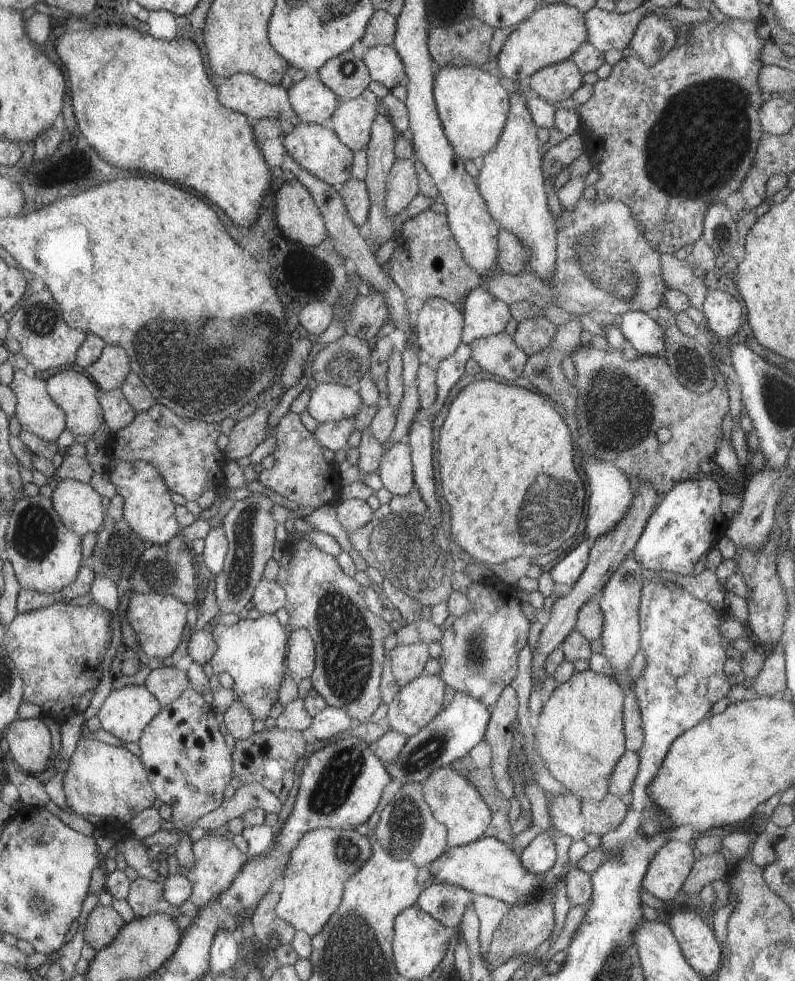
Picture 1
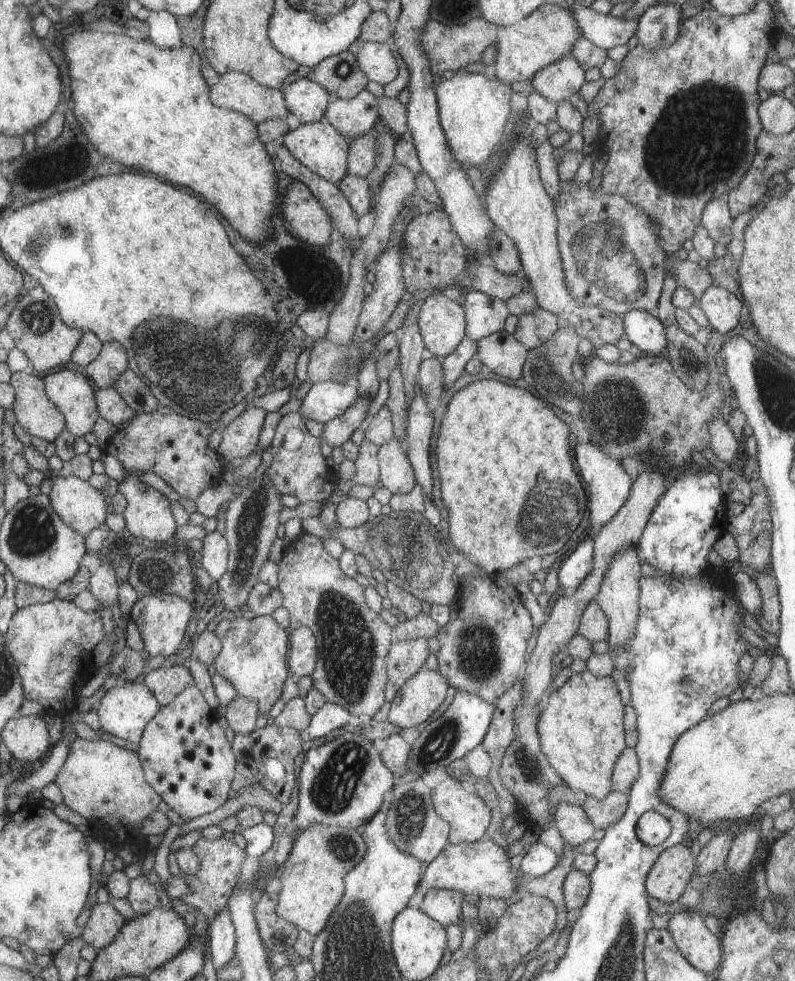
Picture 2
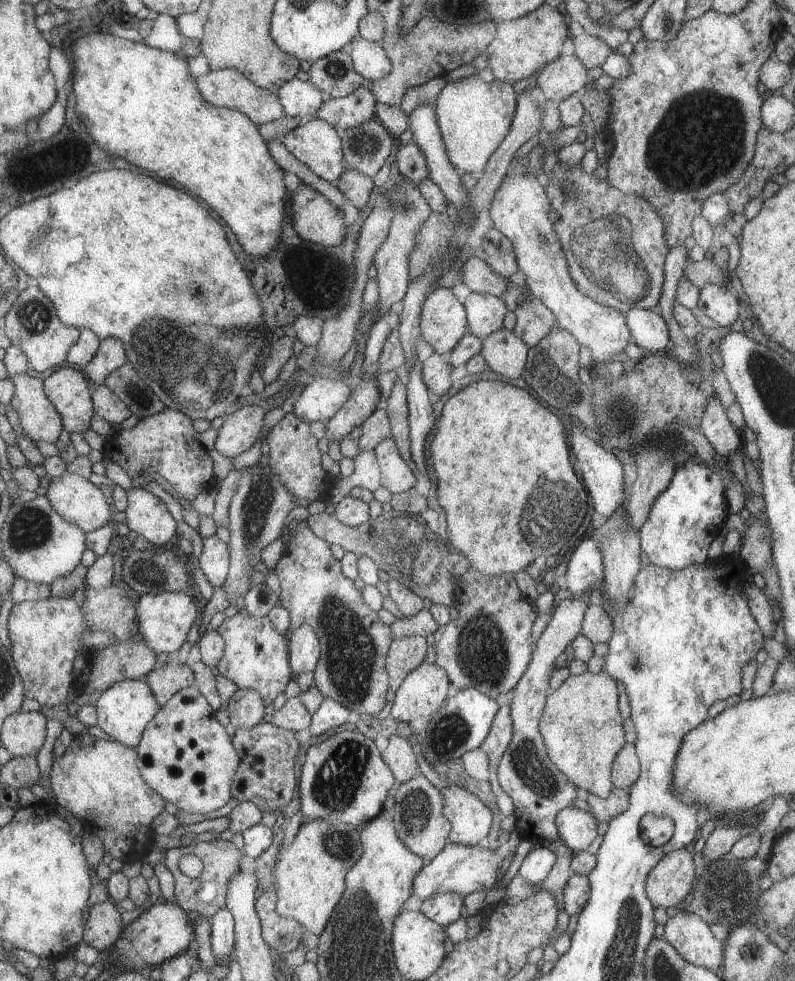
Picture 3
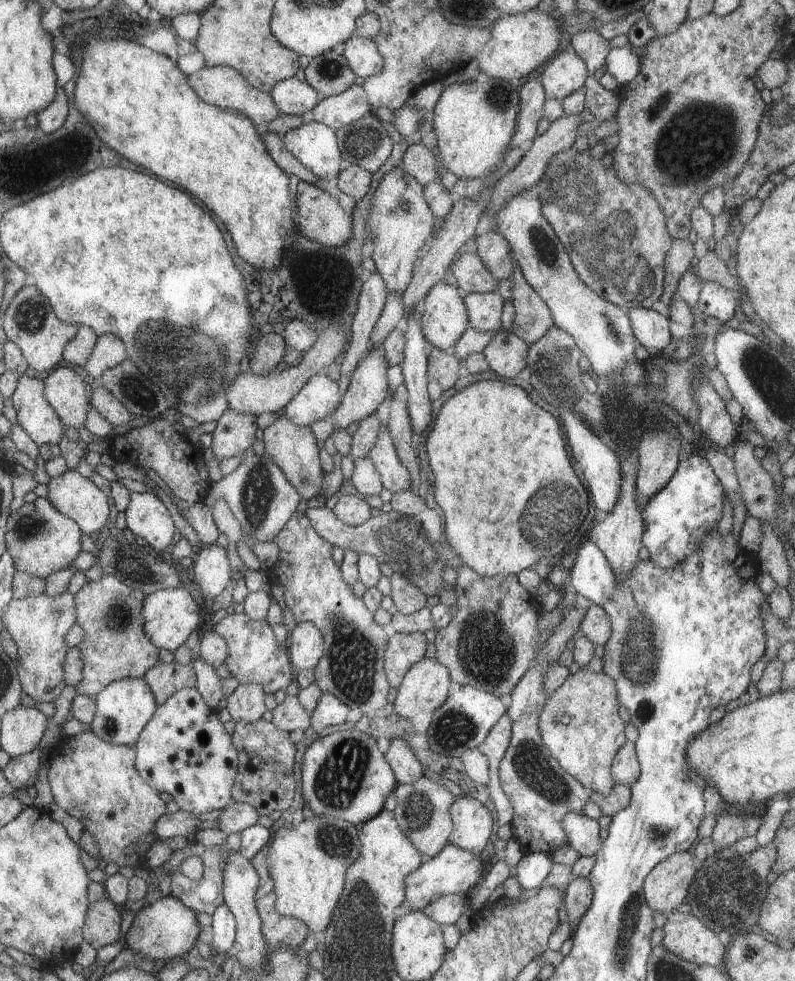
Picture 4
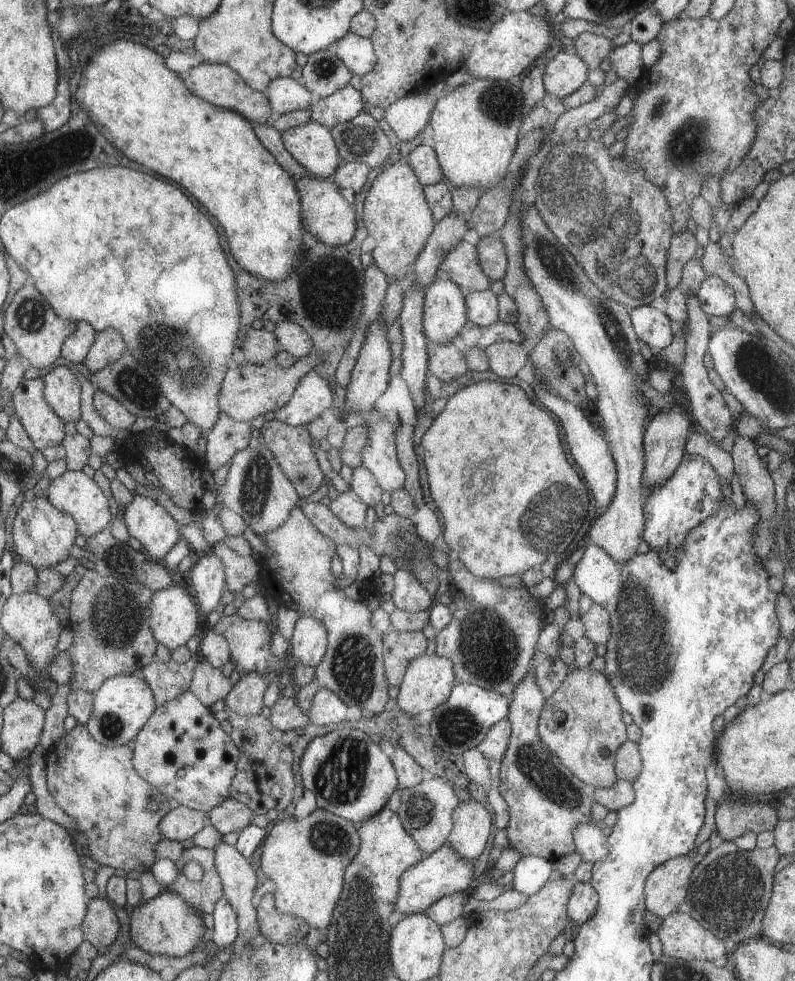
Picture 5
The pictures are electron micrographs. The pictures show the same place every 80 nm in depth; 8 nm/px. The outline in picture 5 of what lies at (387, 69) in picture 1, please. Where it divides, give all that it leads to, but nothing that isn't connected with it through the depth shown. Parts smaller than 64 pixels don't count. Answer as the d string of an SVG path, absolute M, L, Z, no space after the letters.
M349 33L336 42L336 56L344 62L350 73L364 76L376 64L376 54L368 37Z

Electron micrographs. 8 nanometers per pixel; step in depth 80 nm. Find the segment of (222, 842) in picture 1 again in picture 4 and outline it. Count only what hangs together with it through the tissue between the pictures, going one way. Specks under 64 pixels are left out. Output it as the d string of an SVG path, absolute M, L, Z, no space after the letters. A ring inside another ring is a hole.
M202 843L189 844L182 850L176 850L172 854L172 858L165 862L166 868L170 870L170 877L172 878L171 896L182 900L184 906L190 907L196 913L206 913L210 916L215 914L215 911L224 904L223 900L223 867L224 860L228 857L228 846L220 844L220 846L203 846ZM197 857L202 860L203 876L200 880L188 878L182 872L182 863L188 858Z

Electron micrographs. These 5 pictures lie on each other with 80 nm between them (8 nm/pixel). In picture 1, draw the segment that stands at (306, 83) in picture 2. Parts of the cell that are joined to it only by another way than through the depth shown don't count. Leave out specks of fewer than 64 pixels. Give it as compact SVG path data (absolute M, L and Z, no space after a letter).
M306 76L288 90L299 122L327 125L338 107L335 91L317 76Z

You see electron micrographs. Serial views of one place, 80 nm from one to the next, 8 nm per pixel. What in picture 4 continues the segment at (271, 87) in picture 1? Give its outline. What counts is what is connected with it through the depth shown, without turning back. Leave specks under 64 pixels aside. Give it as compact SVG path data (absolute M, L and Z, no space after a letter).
M204 67L194 74L189 74L191 85L198 92L198 96L204 102L211 103L217 107L222 107L230 111L240 111L247 115L256 126L266 126L269 122L275 120L280 115L279 105L272 98L270 93L258 90L244 78L240 71L232 67Z

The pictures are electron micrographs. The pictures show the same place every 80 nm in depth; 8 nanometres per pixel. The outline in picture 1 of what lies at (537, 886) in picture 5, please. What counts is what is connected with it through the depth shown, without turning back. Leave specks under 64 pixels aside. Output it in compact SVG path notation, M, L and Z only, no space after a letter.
M539 831L539 834L524 848L519 857L528 870L543 876L556 864L557 855L553 838L547 831Z

